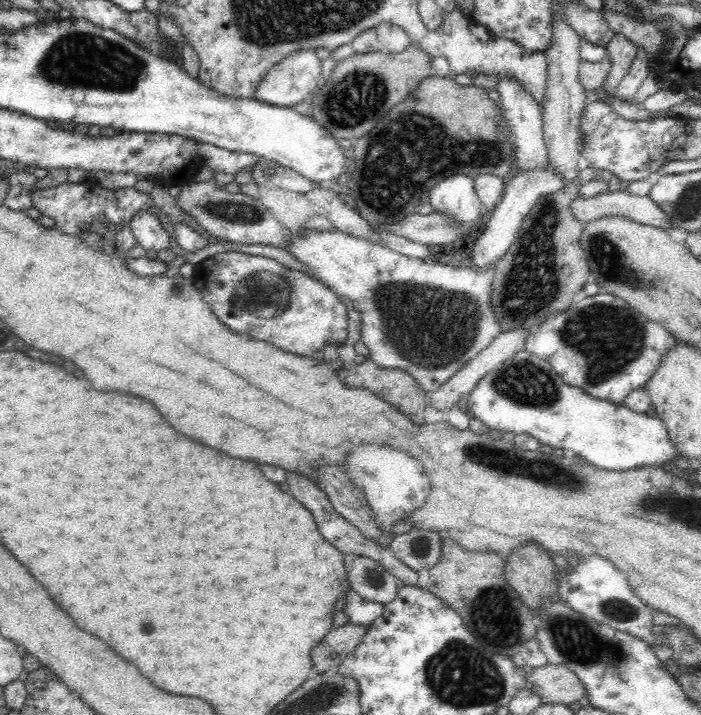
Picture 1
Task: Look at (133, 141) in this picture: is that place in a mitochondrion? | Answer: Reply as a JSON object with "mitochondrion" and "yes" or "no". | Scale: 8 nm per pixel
{"mitochondrion":"no"}

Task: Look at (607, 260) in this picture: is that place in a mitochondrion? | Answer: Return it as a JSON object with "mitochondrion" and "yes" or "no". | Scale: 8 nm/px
{"mitochondrion":"yes"}

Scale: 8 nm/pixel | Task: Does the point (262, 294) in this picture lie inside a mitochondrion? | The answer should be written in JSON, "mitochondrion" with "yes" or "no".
{"mitochondrion":"yes"}

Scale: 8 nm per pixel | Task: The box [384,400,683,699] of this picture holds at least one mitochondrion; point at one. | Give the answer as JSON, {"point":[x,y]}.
{"point":[580,644]}

